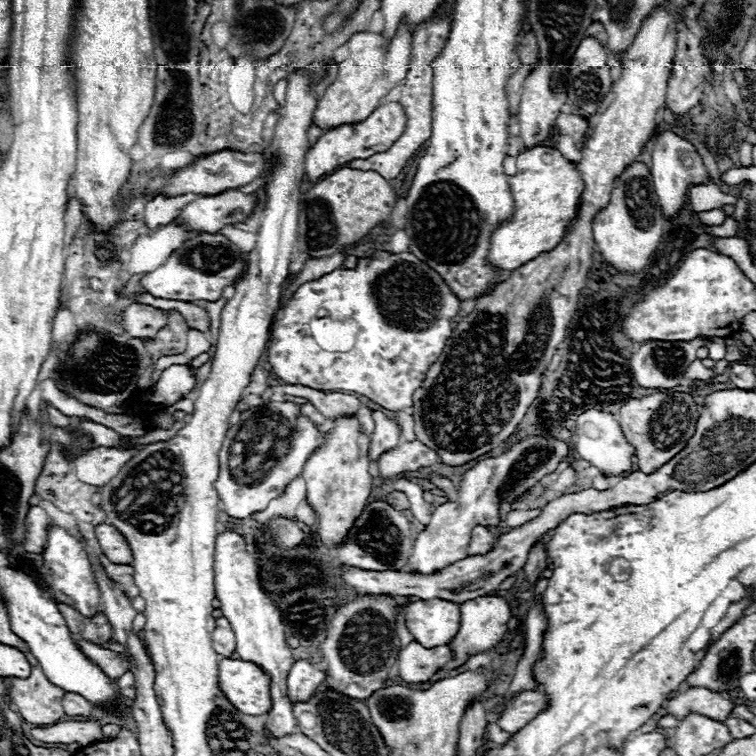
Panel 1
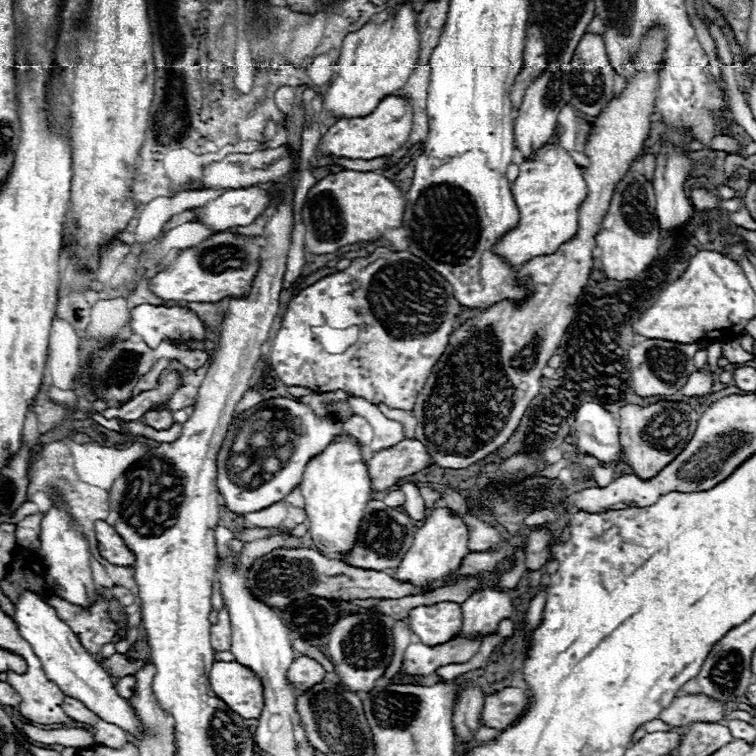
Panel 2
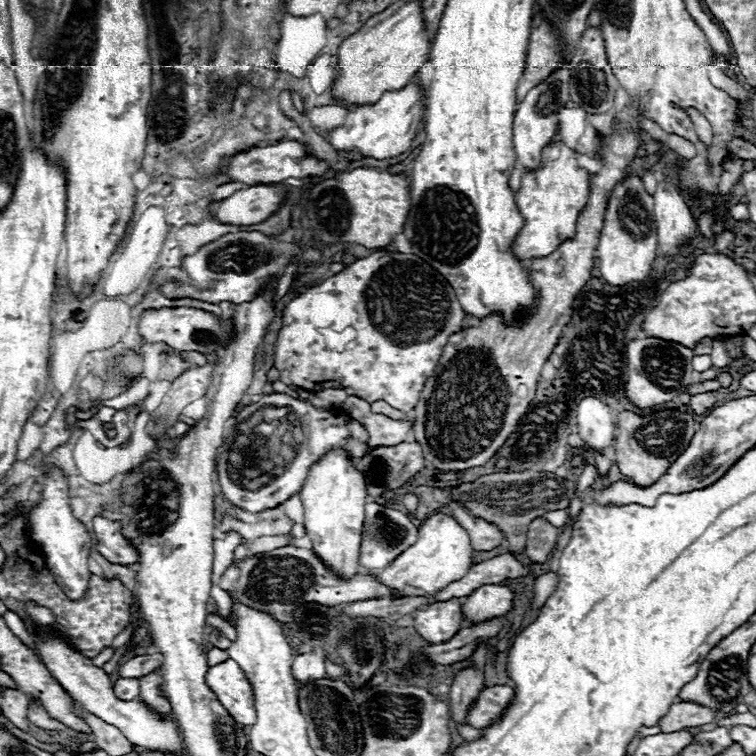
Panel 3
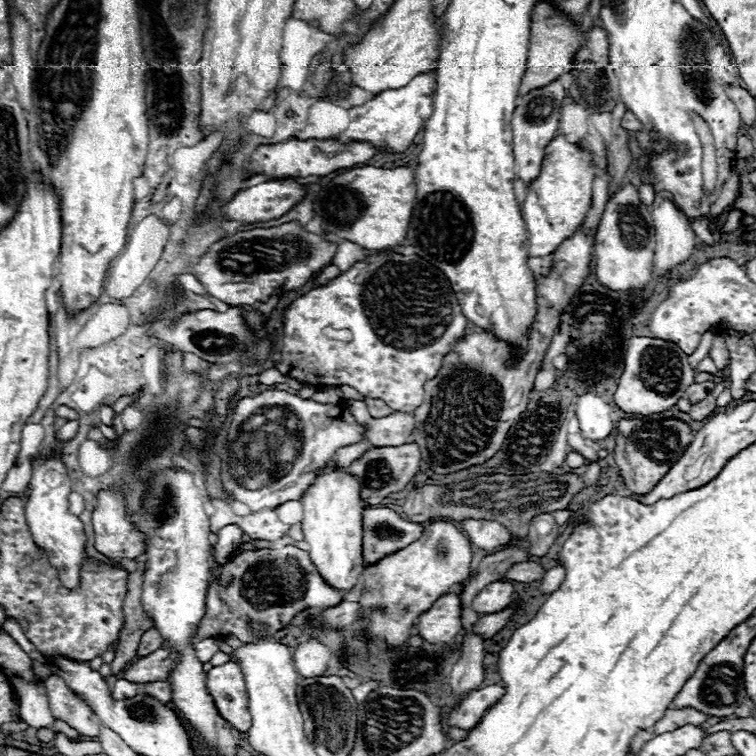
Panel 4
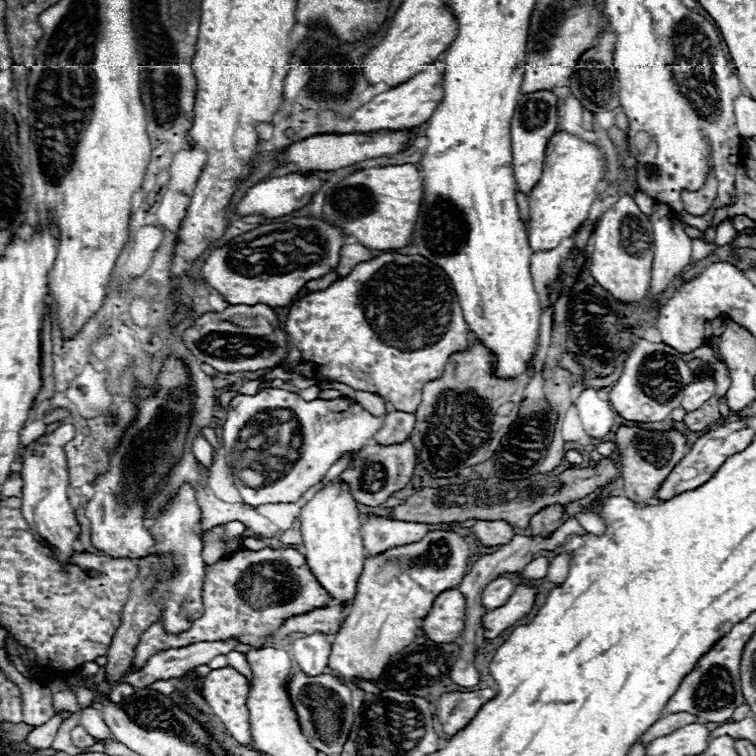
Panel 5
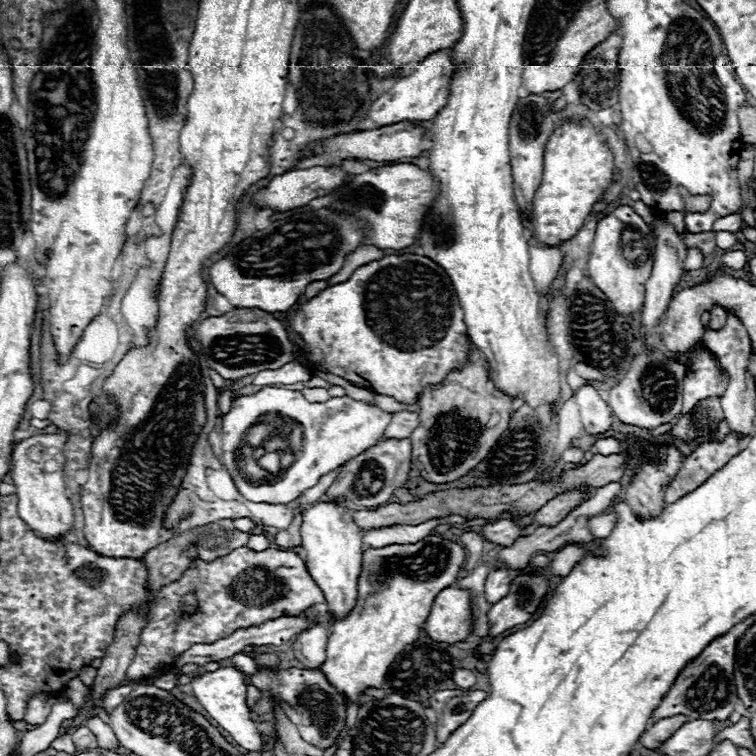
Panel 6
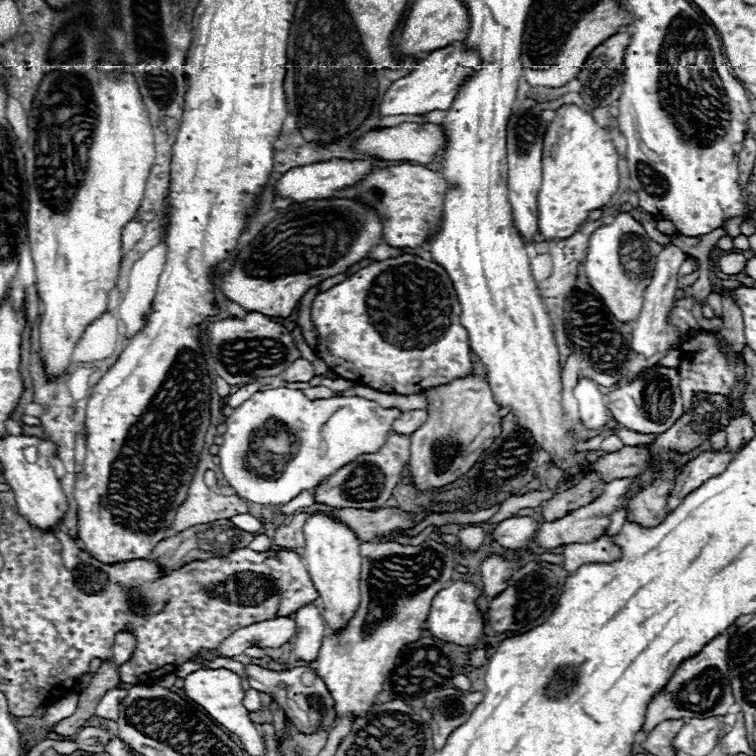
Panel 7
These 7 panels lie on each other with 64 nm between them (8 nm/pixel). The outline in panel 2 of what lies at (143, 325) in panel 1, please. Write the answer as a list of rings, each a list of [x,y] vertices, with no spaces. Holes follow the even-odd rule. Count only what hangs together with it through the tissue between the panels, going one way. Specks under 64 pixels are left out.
[[[140,304],[130,310],[130,330],[150,348],[156,348],[164,338],[180,338],[182,342],[196,338],[206,340],[208,350],[216,348],[212,330],[188,308]]]

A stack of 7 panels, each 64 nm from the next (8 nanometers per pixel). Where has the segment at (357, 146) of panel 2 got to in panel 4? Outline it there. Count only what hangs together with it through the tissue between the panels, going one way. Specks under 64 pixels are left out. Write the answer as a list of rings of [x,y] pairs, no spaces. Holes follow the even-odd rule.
[[[420,74],[420,76],[412,78],[402,88],[380,92],[378,96],[374,96],[366,104],[350,108],[348,110],[350,126],[342,134],[338,134],[336,140],[340,140],[340,142],[368,142],[374,148],[378,148],[380,154],[404,152],[412,144],[412,140],[418,134],[418,130],[422,128],[424,120],[432,114],[434,84],[436,84],[434,74],[430,74],[430,76]]]

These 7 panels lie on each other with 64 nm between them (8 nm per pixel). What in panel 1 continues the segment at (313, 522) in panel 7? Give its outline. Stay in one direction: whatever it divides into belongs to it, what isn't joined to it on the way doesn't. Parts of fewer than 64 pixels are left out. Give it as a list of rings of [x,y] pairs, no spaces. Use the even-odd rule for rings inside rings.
[[[342,416],[334,420],[334,428],[326,434],[324,444],[316,448],[304,464],[302,476],[306,480],[306,496],[320,516],[316,538],[324,546],[338,544],[346,536],[350,524],[354,524],[354,520],[362,514],[366,500],[370,498],[372,476],[368,472],[368,448],[370,436],[360,432],[358,420],[354,416]]]

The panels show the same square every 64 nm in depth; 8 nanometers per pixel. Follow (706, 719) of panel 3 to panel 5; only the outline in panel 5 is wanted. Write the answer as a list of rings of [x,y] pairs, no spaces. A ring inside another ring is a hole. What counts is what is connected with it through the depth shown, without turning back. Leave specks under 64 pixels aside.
[[[690,712],[666,714],[666,716],[662,716],[658,722],[654,722],[654,724],[648,728],[648,732],[642,736],[642,742],[648,744],[650,740],[654,740],[654,738],[658,738],[658,736],[666,736],[666,734],[670,734],[670,732],[674,732],[674,730],[686,726],[686,724],[692,724],[692,722],[698,722],[698,716],[694,716],[694,714],[690,714]]]

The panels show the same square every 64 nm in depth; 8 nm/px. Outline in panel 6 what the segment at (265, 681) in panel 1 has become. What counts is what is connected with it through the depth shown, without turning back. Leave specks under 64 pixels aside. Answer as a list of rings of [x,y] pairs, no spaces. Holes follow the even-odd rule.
[[[218,668],[216,672],[206,672],[204,676],[192,680],[192,690],[204,710],[236,740],[238,746],[250,752],[262,752],[262,742],[256,732],[256,726],[250,718],[250,708],[246,706],[246,682],[242,672],[236,668]]]

